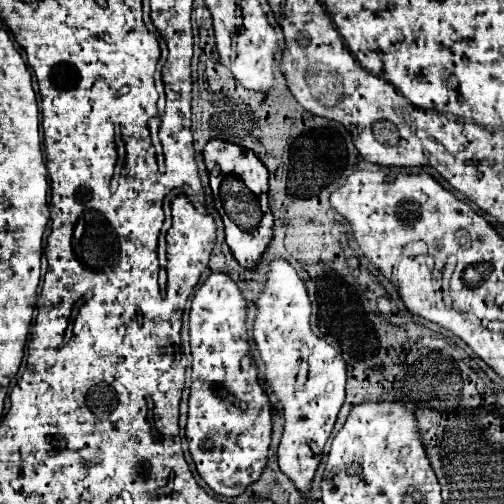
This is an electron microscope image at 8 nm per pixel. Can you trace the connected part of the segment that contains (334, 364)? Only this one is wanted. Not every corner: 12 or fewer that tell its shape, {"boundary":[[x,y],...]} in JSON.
{"boundary":[[272,261],[254,341],[284,405],[280,469],[302,495],[346,367],[310,331],[298,273]]}

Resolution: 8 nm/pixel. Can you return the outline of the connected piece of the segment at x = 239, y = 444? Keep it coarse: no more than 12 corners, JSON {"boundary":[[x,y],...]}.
{"boundary":[[224,271],[194,293],[186,437],[208,487],[260,479],[272,407]]}

